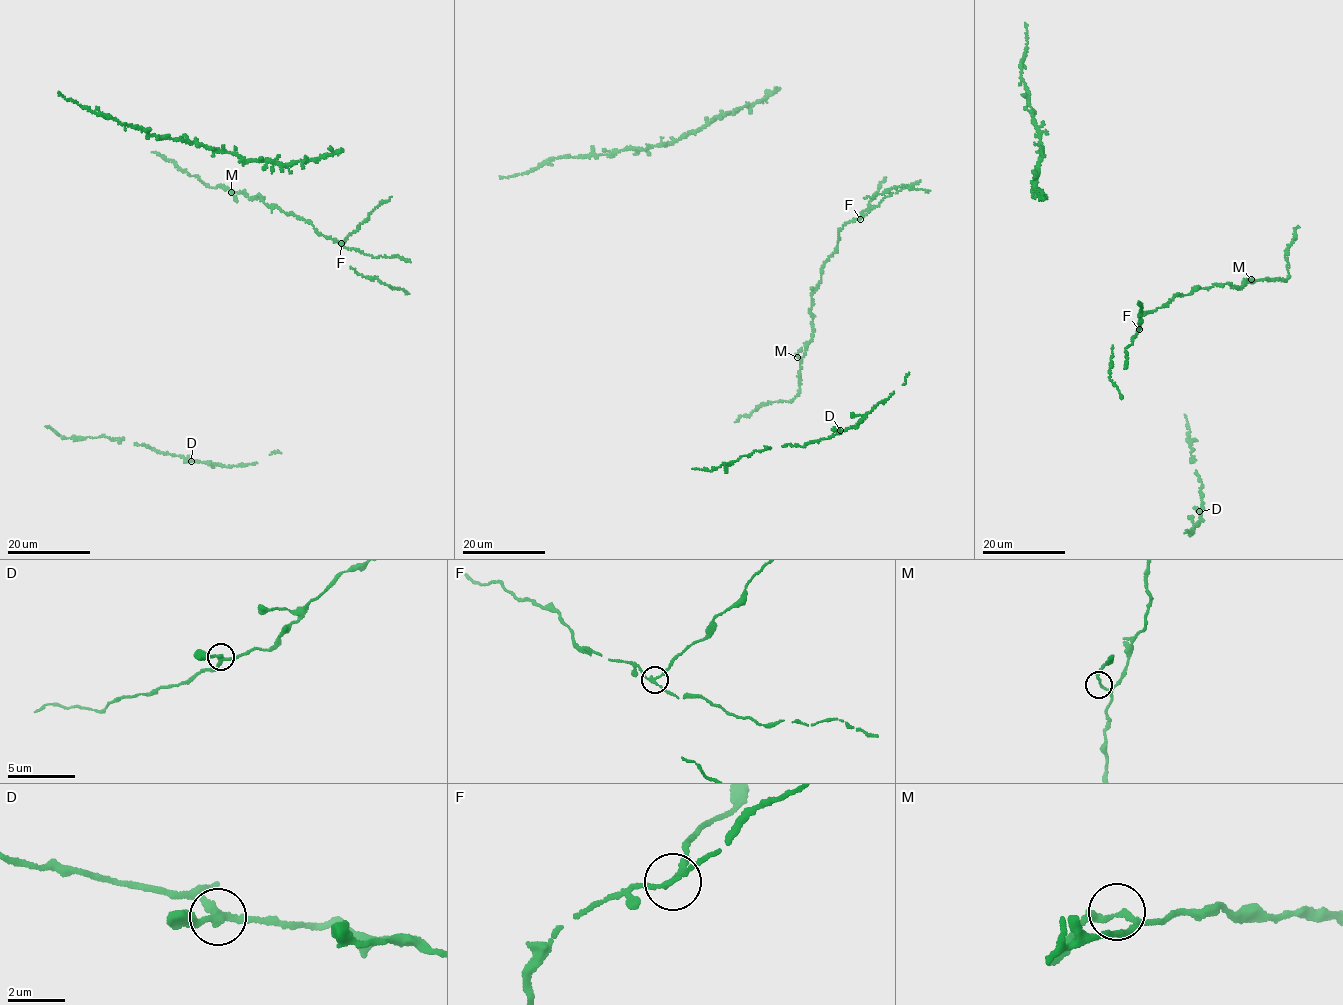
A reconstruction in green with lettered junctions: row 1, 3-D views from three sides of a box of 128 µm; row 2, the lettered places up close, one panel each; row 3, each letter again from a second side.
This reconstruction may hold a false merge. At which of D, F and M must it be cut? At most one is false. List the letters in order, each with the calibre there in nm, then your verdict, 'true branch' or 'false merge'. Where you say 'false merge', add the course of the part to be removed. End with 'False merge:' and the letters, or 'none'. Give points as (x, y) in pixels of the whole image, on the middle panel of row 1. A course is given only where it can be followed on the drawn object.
D: 240 nm | true branch
F: 150 nm | false merge | (859, 219), (885, 177)
M: 150 nm | true branch
False merge: F

